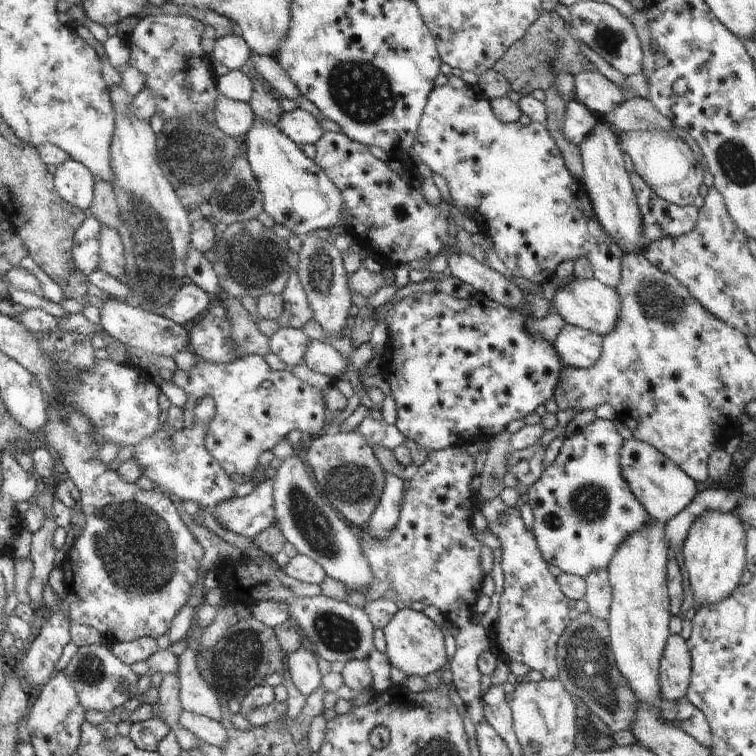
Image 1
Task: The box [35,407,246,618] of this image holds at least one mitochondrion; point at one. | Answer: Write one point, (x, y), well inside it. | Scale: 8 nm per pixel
(134, 549)

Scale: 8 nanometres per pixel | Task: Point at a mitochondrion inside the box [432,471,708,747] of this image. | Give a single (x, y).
(584, 657)

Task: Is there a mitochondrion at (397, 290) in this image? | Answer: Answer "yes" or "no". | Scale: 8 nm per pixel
no

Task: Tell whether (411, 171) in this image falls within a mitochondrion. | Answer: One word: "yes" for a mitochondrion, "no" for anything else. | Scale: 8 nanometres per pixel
no

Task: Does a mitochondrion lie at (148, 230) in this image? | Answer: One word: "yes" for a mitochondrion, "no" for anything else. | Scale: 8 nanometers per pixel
yes

